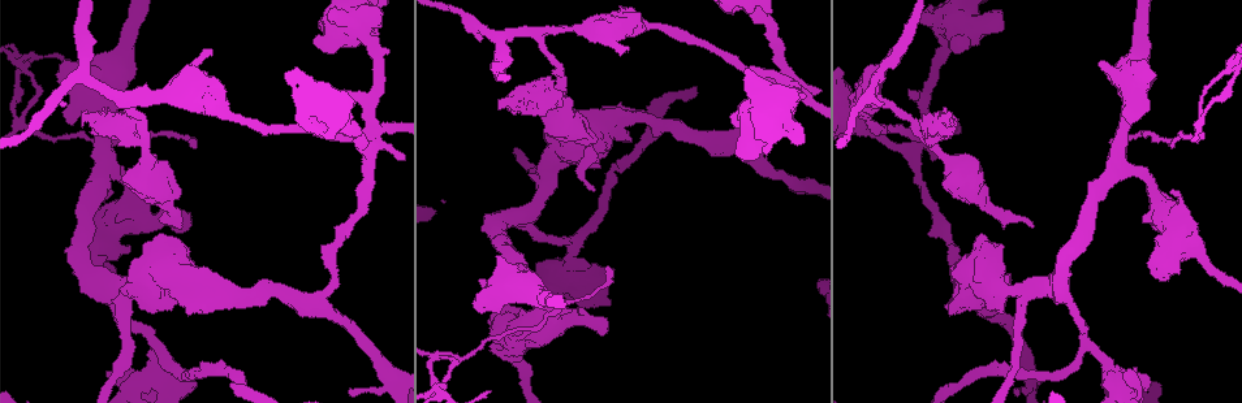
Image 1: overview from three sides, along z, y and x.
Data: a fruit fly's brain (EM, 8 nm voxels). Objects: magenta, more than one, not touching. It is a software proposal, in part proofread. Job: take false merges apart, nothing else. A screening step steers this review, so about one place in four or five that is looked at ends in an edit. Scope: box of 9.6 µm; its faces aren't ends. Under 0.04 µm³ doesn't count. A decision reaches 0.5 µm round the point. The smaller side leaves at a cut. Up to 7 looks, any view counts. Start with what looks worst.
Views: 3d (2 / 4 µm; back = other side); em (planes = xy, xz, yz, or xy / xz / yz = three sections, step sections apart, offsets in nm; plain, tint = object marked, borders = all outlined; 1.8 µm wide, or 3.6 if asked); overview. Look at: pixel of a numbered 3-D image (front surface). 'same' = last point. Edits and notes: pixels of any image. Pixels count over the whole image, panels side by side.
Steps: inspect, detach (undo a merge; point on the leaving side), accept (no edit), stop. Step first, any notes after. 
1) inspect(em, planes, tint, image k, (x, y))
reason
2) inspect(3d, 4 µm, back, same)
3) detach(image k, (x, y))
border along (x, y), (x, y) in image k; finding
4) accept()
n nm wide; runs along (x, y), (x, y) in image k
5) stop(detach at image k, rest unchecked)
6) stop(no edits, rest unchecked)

inspect(3d, 2 µm, image 1, (367, 128))
sharp bend

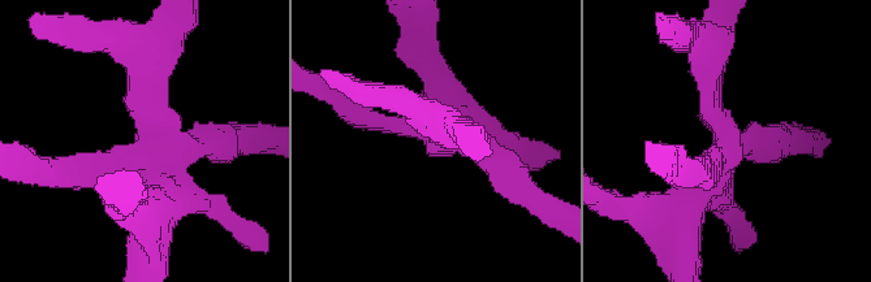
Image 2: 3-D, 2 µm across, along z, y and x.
inspect(em, planes, tint, image 2, (725, 149))
shape alone is not enough

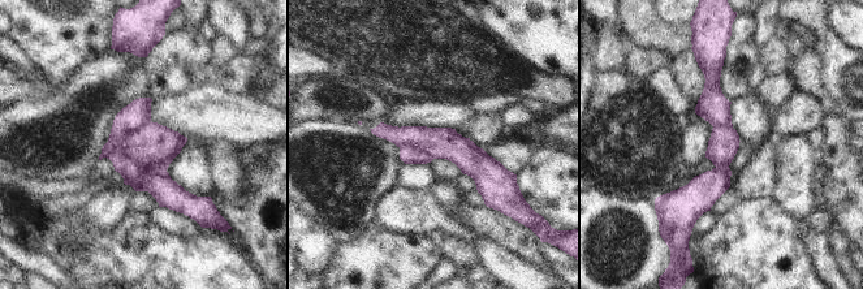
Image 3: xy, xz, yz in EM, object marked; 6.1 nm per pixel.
detach(image 3, (155, 146))
two neurons meet here

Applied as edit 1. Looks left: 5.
inspect(overview)

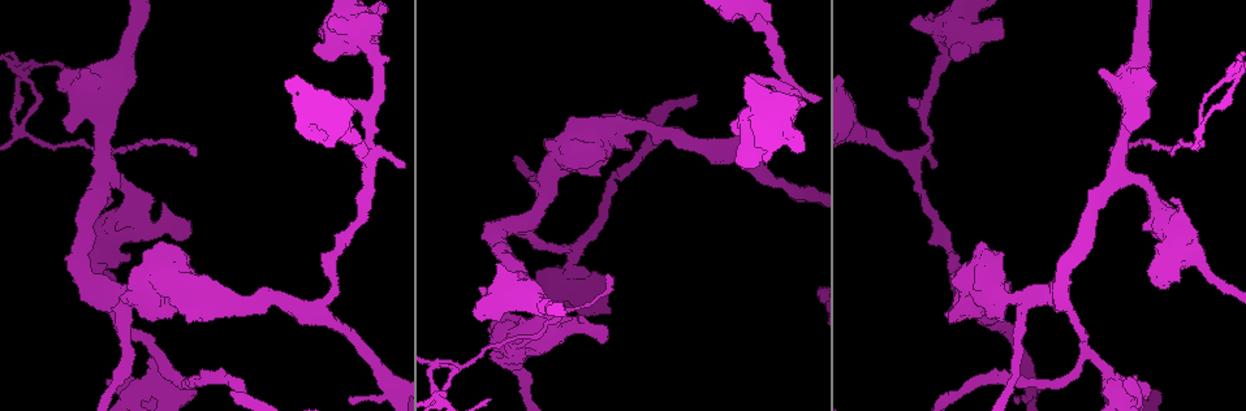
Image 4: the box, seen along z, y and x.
inspect(3d, 4 µm, image 4, (807, 193))

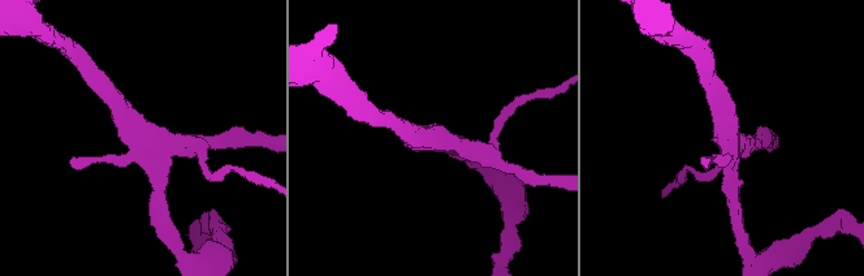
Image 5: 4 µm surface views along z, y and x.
inspect(em, planes, borders, image 5, (136, 135))
now the EM

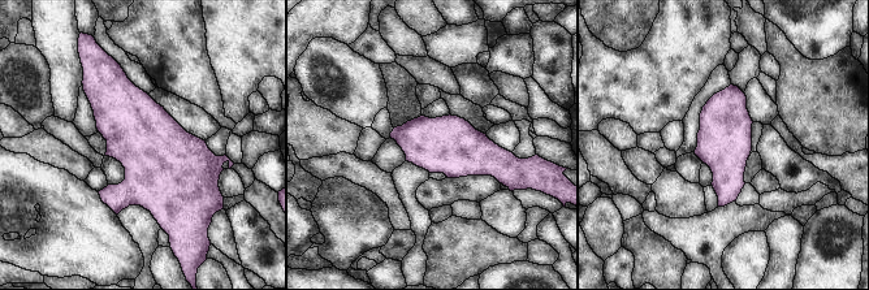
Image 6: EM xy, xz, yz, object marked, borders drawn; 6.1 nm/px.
accept()
340 nm wide; one neuron here

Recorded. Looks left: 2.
stop(detach at image 3, rest unchecked)

